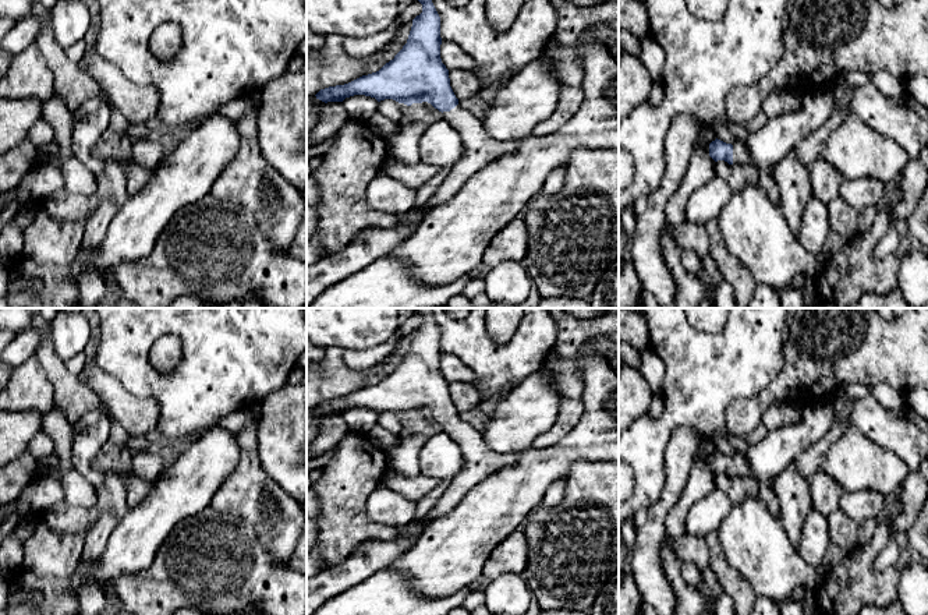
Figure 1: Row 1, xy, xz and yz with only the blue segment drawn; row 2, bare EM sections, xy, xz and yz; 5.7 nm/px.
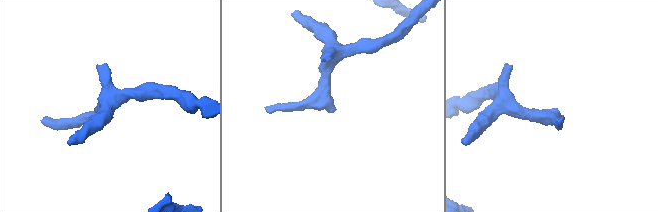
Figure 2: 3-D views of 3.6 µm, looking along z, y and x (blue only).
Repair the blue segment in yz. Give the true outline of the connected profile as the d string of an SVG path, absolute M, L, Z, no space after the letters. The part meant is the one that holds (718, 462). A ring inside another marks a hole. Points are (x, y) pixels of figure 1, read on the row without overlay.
M716 450L709 456L709 469L715 474L725 473L732 478L734 477L752 478L752 473L745 456L737 452L733 456L726 456Z

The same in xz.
M418 308L422 325L412 339L403 361L379 384L362 388L348 396L320 402L316 411L343 414L354 407L375 410L378 414L393 411L411 418L428 414L460 446L464 464L450 481L439 502L429 510L433 520L450 513L484 478L502 467L514 466L518 453L497 453L485 445L482 434L458 417L449 390L449 382L440 371L440 329L431 308Z

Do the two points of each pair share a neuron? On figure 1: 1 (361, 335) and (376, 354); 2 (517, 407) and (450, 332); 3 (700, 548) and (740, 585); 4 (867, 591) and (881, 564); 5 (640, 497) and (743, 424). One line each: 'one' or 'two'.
1: two
2: two
3: two
4: two
5: two

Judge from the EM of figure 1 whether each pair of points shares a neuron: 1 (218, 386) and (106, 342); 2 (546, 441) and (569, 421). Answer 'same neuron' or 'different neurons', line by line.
1: same neuron
2: same neuron

